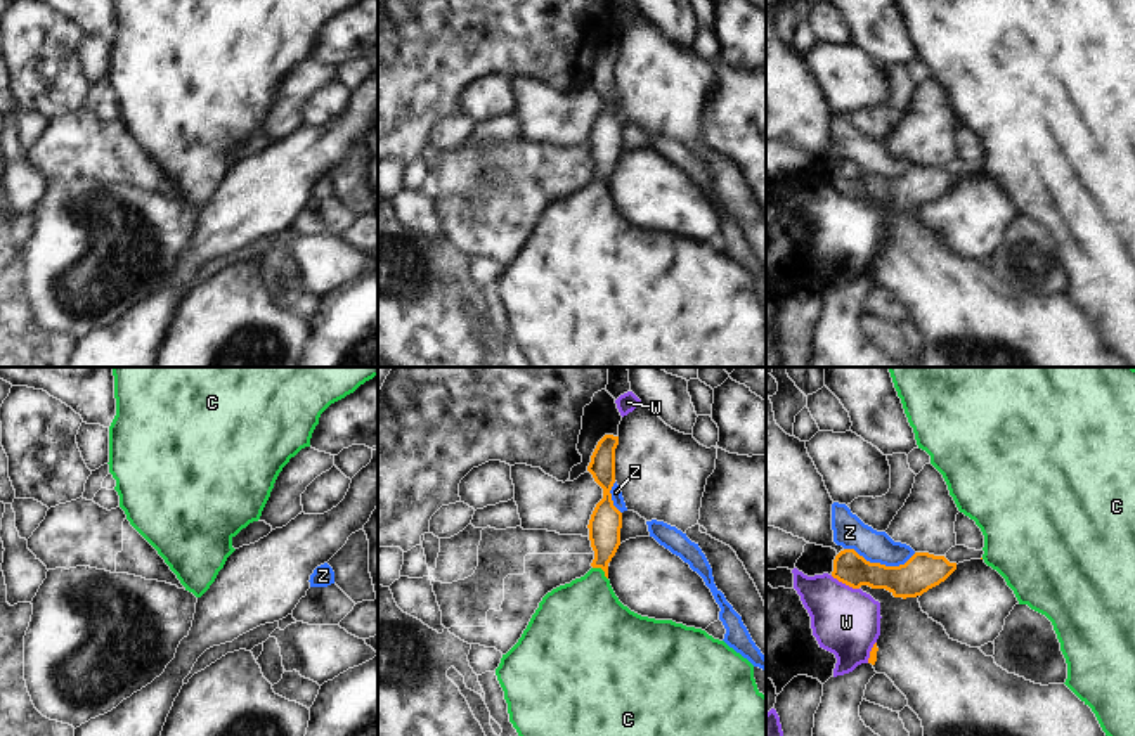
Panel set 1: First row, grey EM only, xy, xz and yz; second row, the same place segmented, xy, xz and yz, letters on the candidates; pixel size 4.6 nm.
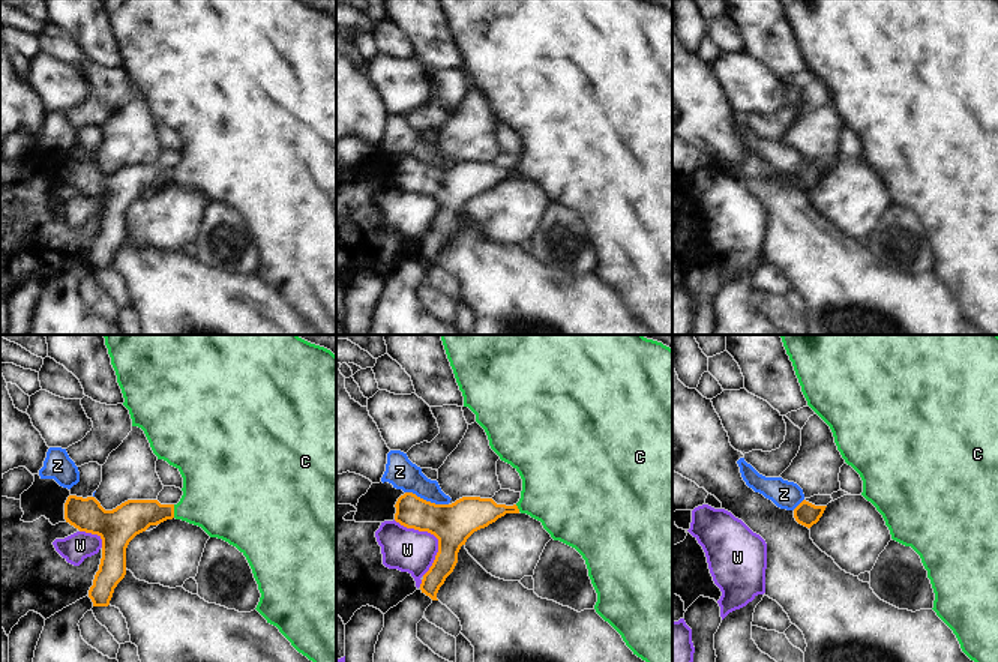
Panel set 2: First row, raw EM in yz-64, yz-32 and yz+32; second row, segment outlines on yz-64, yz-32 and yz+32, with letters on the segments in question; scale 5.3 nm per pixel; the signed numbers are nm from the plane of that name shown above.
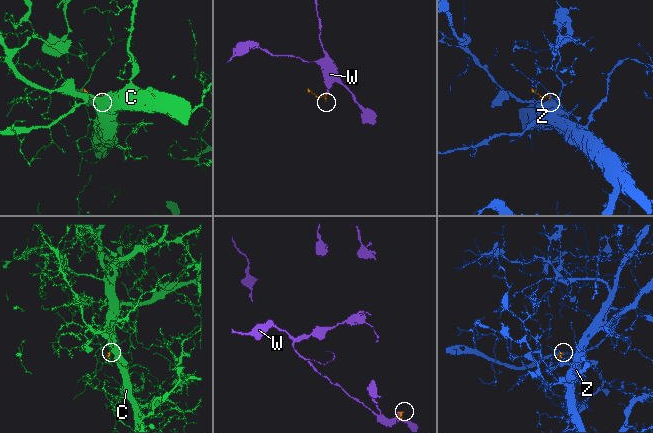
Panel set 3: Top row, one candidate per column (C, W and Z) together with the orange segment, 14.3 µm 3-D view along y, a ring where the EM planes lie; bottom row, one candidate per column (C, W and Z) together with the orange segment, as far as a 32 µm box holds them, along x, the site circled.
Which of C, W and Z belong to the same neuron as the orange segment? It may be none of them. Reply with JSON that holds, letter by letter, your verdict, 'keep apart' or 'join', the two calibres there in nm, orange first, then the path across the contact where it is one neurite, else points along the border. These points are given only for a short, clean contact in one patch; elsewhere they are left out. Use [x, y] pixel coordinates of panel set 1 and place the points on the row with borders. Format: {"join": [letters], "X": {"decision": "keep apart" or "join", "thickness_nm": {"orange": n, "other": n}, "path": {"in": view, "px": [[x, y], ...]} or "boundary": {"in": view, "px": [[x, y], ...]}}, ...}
{"join": ["C"], "C": {"decision": "join", "thickness_nm": {"orange": 150, "other": 360}, "path": {"in": "xz", "px": [[605, 523], [602, 568], [584, 619]]}}, "W": {"decision": "keep apart", "thickness_nm": {"orange": 150, "other": 320}, "boundary": {"in": "yz", "px": [[830, 575], [858, 589]]}}, "Z": {"decision": "keep apart", "thickness_nm": {"orange": 170, "other": 150}, "boundary": {"in": "yz", "px": [[844, 548], [886, 565], [903, 565], [915, 553]]}}}

